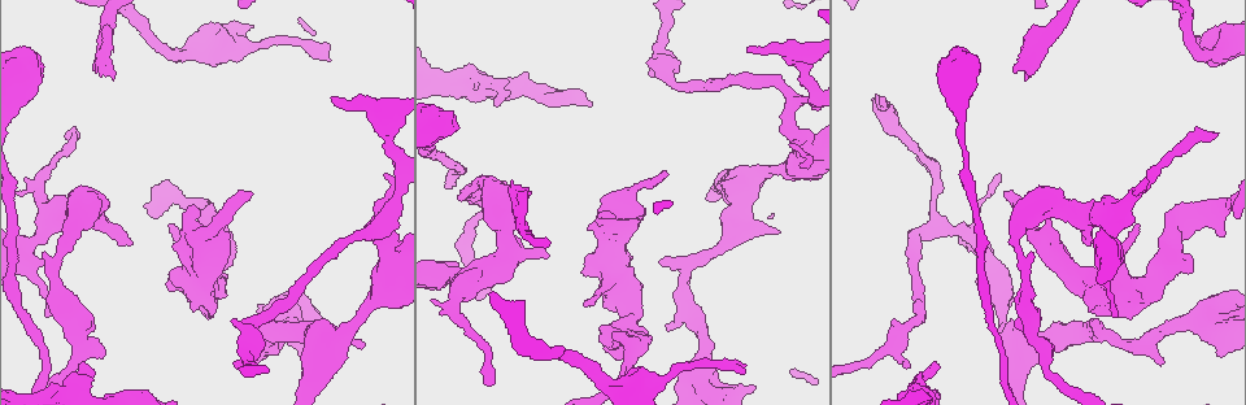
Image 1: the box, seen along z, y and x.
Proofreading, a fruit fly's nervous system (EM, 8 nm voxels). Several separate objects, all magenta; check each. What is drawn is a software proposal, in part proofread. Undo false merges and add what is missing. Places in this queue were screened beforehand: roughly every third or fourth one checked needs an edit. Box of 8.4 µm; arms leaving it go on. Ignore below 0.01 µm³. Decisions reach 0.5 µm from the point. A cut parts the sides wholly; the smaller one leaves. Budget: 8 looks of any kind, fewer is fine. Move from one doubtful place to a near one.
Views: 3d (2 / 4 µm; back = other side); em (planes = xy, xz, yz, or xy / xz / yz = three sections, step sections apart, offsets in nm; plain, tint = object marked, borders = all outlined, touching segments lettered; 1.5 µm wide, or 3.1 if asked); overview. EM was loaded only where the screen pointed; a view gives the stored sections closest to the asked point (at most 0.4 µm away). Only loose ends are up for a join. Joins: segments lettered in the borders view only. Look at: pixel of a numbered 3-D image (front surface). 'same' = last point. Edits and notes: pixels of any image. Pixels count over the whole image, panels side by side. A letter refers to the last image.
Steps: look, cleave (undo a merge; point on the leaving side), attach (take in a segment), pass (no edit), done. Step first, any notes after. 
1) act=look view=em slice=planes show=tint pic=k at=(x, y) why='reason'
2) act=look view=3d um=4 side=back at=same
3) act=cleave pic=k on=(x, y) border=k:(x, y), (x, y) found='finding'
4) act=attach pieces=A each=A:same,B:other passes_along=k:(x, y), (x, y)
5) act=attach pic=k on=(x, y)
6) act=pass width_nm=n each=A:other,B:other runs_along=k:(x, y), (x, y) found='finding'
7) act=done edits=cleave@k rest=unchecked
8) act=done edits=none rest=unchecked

act=look view=em slice=planes show=tint pic=1 at=(490, 382) why='free end'

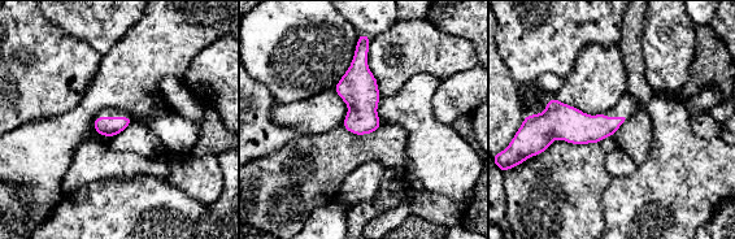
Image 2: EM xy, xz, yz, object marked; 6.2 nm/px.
act=look view=em slice=planes show=borders at=same

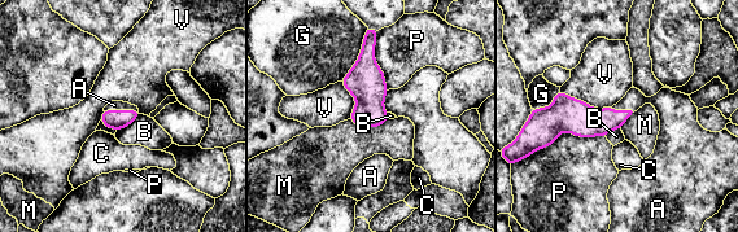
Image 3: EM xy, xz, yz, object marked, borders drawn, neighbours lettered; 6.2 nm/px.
act=attach pieces=A width_nm=130 each=A:same,B:other,C:other,G:other,M:other,P:other,V:other found='it goes on there'

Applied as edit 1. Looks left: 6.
act=look view=overview

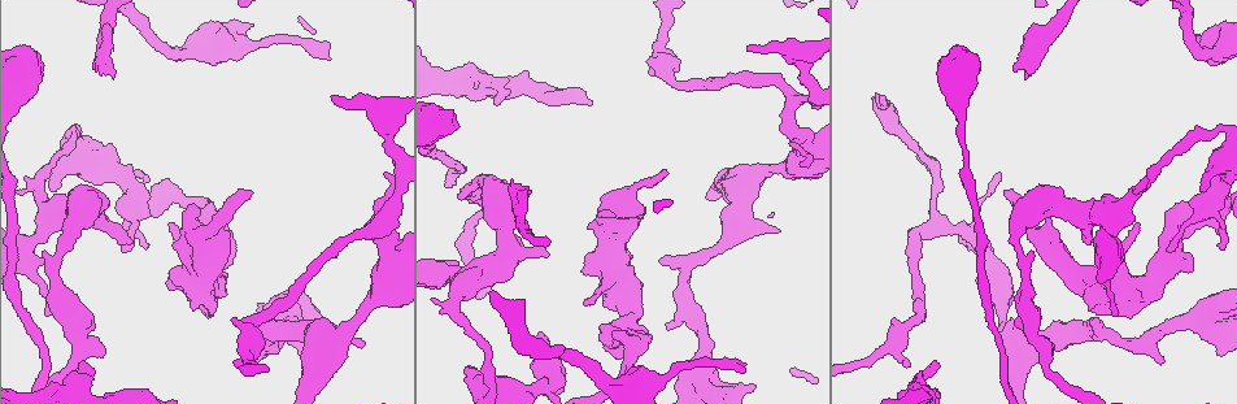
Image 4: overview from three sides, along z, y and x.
act=look view=em slice=planes show=plain pic=4 at=(611, 212)

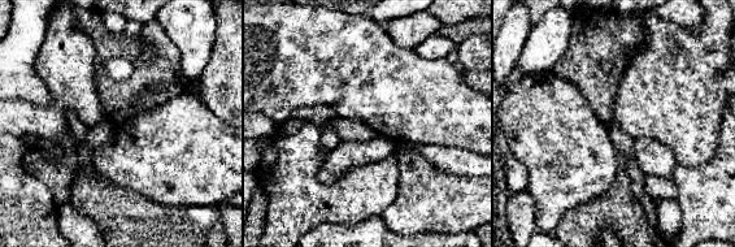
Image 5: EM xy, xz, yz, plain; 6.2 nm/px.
act=look view=em slice=planes show=borders at=same why='see the neighbours'

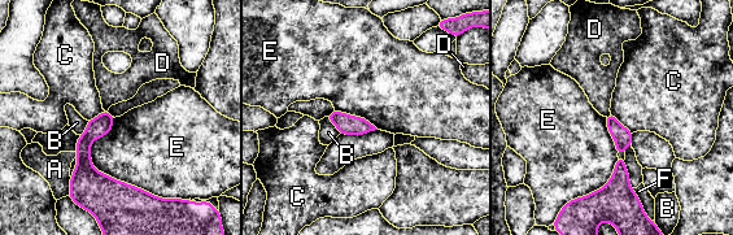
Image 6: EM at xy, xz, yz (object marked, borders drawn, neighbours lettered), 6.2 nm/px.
act=pass each=A:other,B:other,C:other,D:other,E:other,F:other found='none of them fits'

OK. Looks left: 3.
act=look view=em slice=xz step=8 show=tint pic=4 at=(883, 97) why='branch stops here'

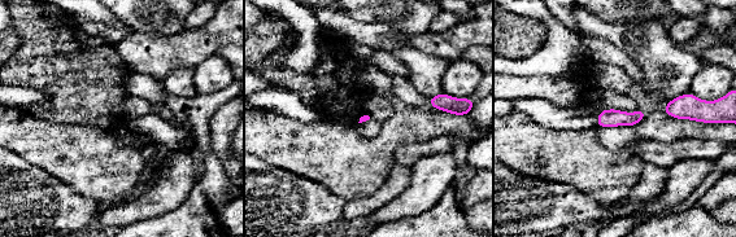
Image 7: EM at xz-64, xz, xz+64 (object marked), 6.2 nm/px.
act=look view=em slice=planes show=borders at=same

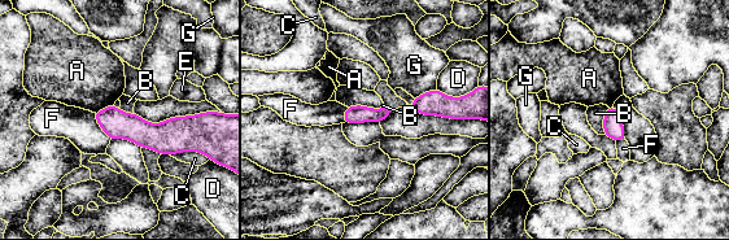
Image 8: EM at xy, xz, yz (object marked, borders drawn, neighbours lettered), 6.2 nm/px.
act=pass each=A:other,B:other,C:other,D:other,E:other,F:other,G:other found='none of them fits'

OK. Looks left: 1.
act=done edits=attach@3 rest=unchecked

